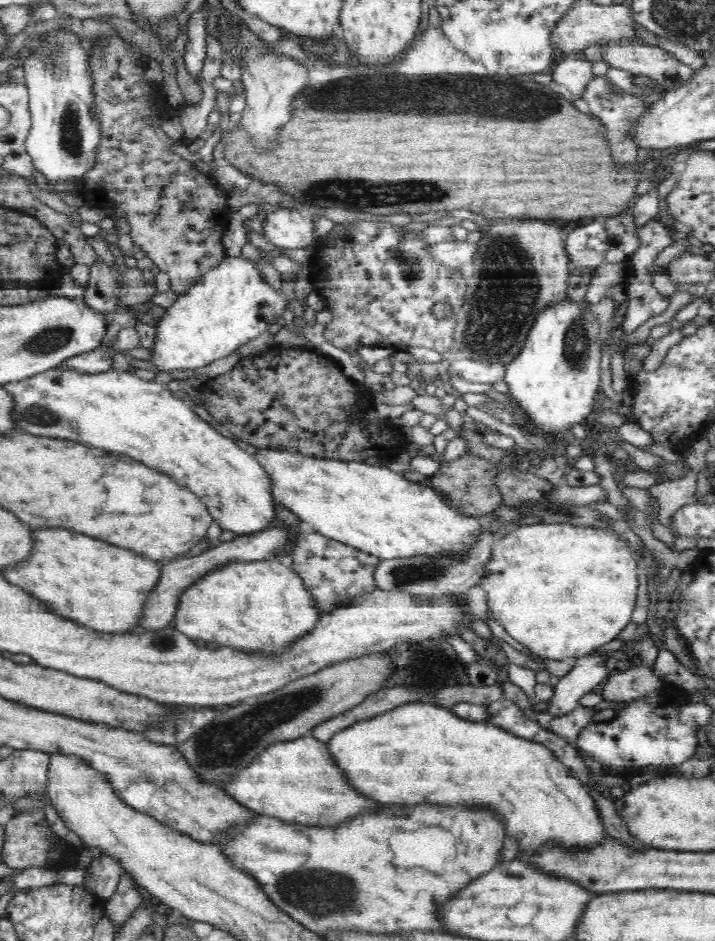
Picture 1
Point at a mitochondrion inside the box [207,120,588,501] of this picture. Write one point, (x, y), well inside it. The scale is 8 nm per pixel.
(505, 295)

